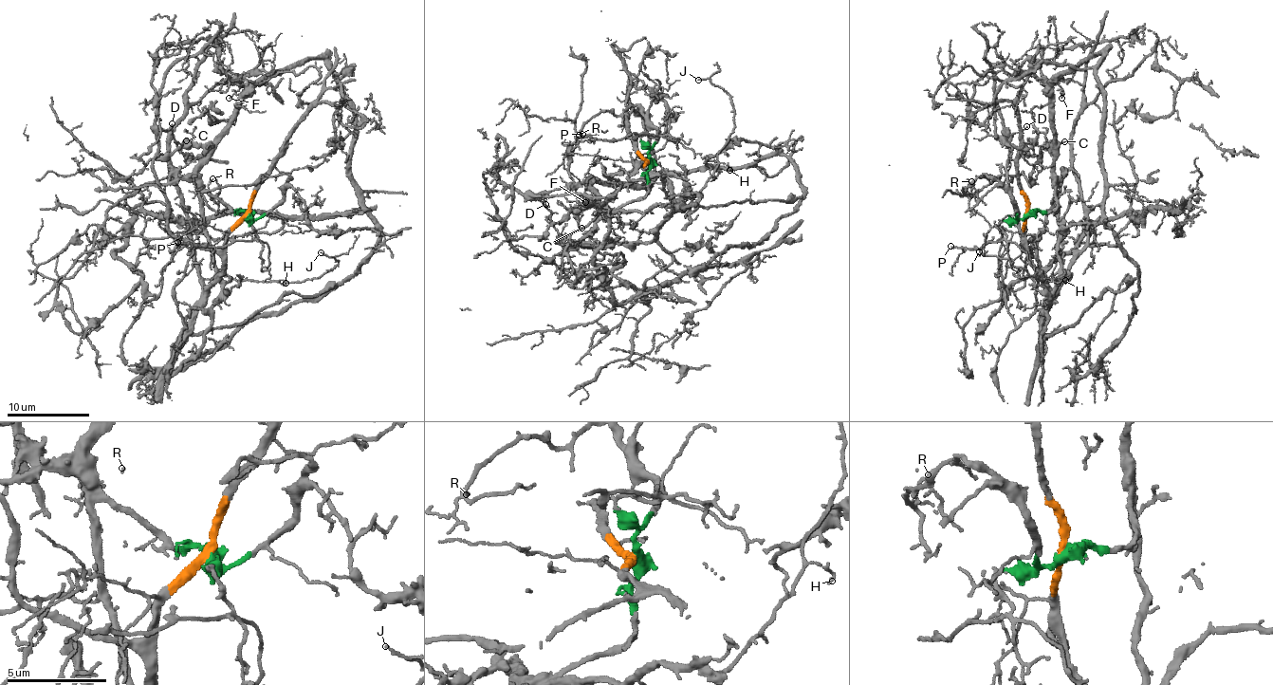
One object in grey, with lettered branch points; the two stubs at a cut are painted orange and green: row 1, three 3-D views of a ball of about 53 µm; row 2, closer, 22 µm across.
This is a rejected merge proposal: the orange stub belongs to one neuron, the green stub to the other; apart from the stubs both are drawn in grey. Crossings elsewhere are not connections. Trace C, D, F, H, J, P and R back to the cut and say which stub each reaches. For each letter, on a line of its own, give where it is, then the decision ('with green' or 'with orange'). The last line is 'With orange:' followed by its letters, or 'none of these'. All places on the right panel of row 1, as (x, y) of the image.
C: (1064, 141) | with green
D: (1026, 126) | with orange
F: (1061, 98) | with green
H: (1065, 280) | with orange
J: (979, 251) | with orange
P: (950, 246) | with green
R: (971, 181) | with green
With orange: D, H, J

